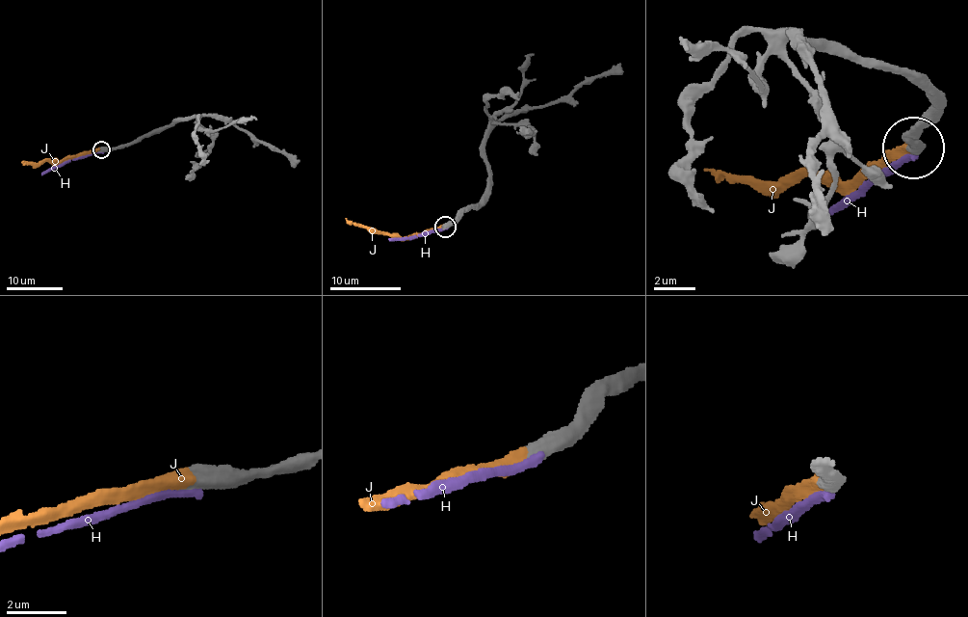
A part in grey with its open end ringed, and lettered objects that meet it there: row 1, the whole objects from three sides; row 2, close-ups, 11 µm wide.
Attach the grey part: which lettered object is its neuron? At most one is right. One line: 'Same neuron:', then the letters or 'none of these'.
Same neuron: J

